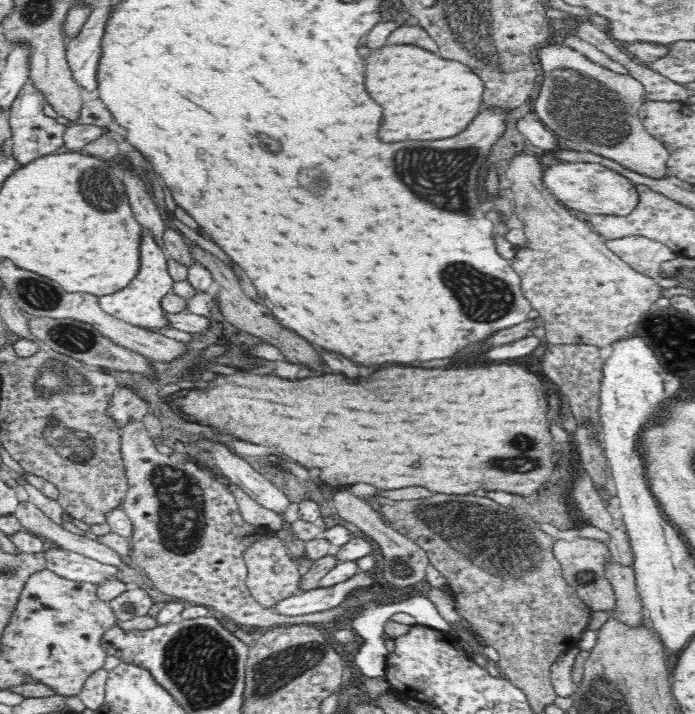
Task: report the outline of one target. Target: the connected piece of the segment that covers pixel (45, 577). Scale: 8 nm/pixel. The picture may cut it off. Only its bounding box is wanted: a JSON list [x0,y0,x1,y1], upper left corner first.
[1,568,119,696]

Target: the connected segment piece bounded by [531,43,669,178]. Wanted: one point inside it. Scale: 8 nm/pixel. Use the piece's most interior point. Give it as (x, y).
(582, 103)

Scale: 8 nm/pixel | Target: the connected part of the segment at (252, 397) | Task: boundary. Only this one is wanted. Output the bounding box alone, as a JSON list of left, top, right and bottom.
[172,364,556,496]

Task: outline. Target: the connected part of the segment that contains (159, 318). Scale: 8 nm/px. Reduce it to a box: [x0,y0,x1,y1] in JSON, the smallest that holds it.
[97,229,174,328]

